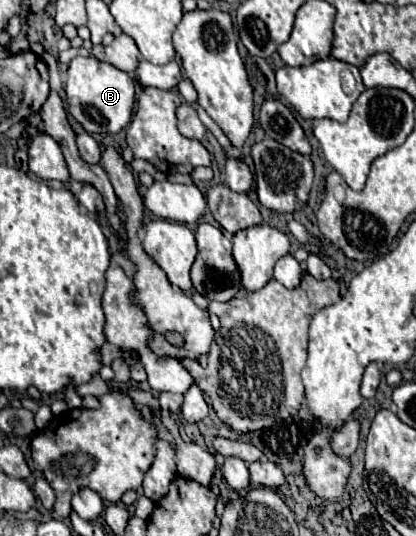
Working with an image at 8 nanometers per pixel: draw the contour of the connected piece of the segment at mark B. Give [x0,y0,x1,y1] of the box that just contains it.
[65,57,135,135]

